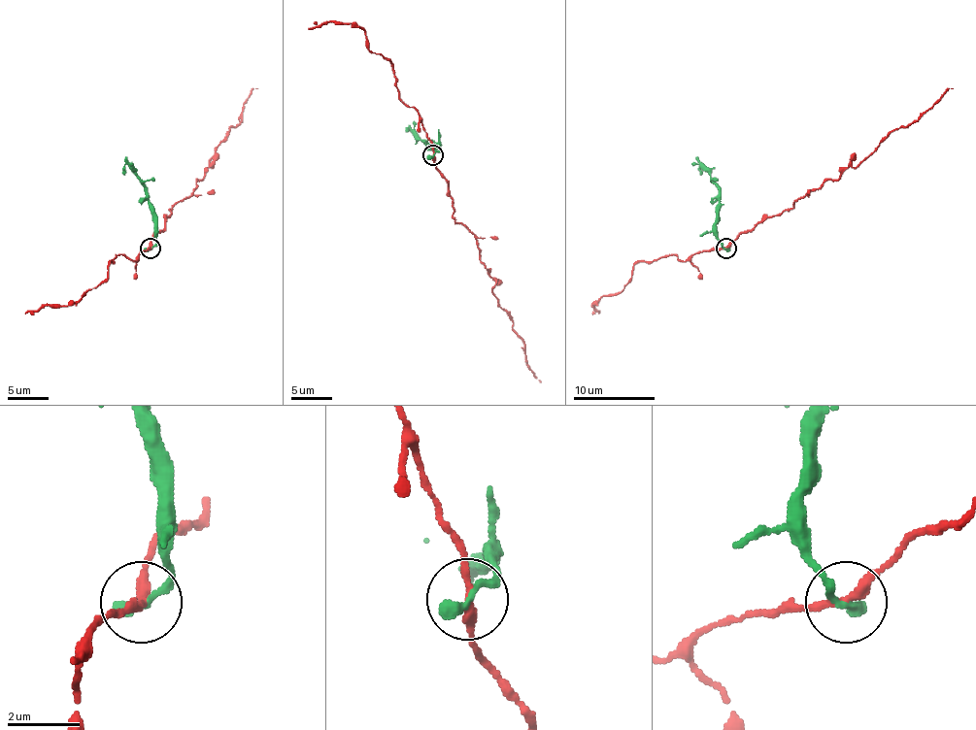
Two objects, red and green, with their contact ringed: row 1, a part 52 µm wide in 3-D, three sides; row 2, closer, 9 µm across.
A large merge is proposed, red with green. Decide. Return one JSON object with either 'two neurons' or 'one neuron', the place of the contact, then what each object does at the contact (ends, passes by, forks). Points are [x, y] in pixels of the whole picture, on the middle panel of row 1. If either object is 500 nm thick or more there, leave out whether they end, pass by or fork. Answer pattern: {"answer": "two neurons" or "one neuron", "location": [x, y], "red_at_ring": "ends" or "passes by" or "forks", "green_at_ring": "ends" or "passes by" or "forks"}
{"answer": "one neuron", "location": [433, 155], "red_at_ring": "passes by", "green_at_ring": "ends"}

